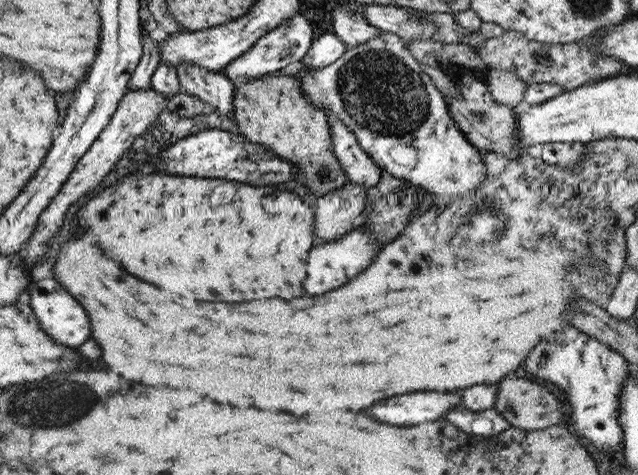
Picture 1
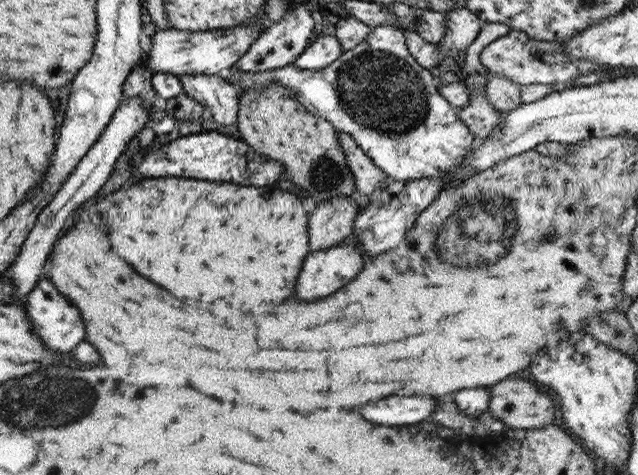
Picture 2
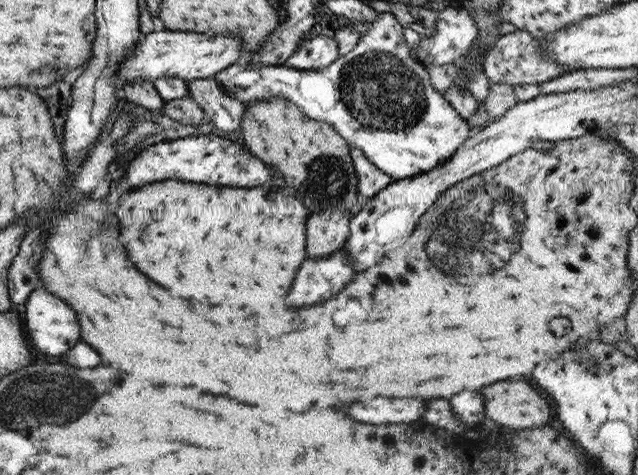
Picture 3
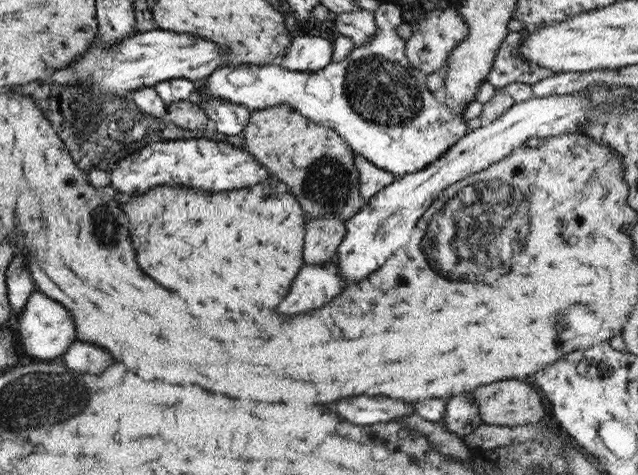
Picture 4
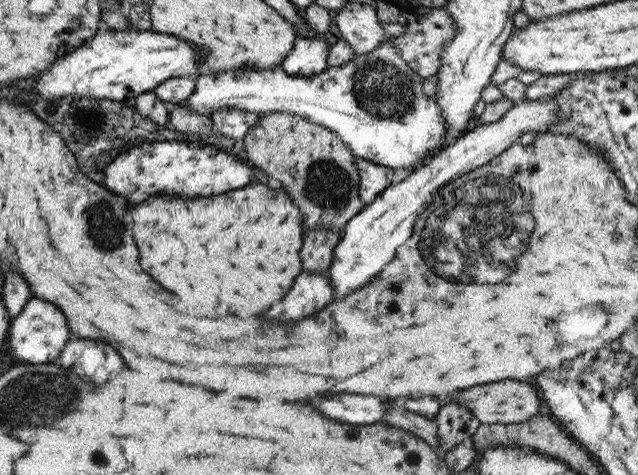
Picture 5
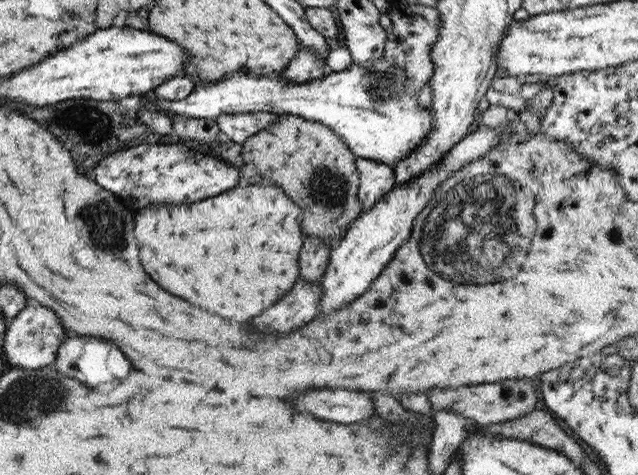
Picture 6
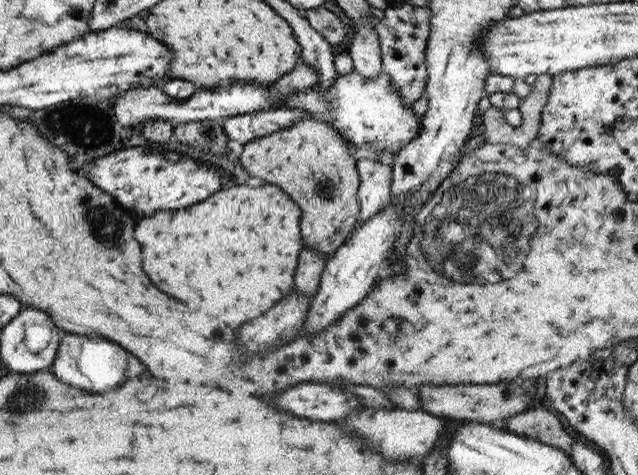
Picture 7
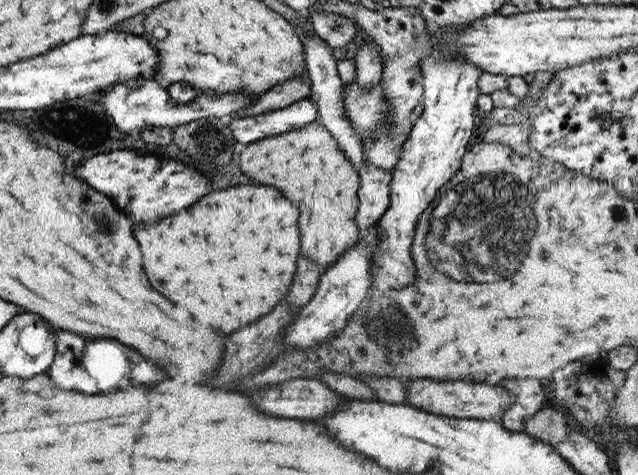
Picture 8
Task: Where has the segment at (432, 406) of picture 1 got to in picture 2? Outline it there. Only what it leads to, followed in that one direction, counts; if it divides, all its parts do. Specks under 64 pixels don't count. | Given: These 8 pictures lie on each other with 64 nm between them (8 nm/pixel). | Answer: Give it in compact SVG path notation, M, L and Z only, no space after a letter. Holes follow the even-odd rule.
M389 396L359 408L359 416L367 422L383 426L415 424L421 420L427 421L435 404L437 400L427 396Z

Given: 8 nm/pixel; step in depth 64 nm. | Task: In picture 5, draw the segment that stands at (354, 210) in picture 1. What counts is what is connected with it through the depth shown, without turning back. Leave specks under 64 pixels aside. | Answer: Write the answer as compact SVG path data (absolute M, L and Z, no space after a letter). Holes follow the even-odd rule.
M315 228L315 232L307 232L299 252L303 272L326 272L331 264L333 247L341 234L335 228Z

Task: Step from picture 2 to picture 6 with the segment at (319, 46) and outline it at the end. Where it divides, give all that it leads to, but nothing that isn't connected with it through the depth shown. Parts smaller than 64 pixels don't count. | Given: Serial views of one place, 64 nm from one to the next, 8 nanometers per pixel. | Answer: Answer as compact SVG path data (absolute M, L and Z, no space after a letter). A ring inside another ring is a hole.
M300 46L297 54L283 68L281 76L283 80L289 80L289 84L309 82L324 76L324 67L319 62L319 54Z

